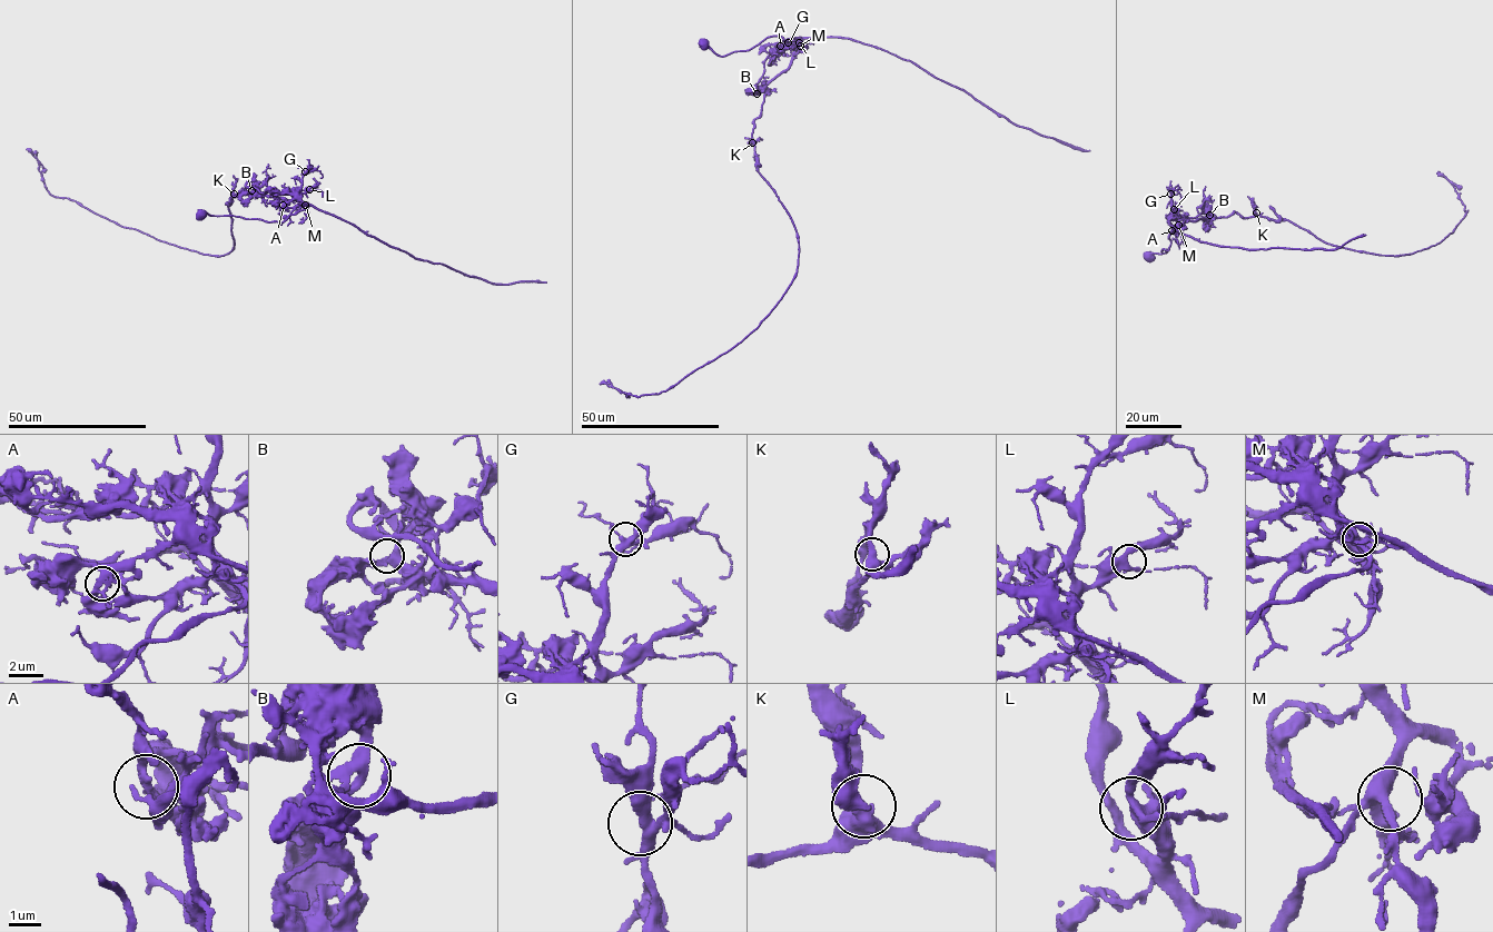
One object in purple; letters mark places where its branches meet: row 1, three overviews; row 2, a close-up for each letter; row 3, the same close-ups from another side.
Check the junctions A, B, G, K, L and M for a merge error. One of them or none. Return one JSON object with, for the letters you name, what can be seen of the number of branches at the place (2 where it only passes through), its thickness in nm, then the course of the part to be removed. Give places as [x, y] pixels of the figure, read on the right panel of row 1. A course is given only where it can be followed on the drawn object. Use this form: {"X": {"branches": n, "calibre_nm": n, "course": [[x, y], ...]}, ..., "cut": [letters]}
{"A": {"branches": 4, "calibre_nm": 280, "course": [[1173, 230], [1169, 222], [1180, 232], [1202, 241], [1251, 249], [1326, 250], [1364, 235]]}, "cut": ["A"]}

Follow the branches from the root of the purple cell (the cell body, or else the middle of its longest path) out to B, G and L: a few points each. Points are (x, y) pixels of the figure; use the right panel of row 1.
B: (1149, 259), (1154, 253), (1167, 253), (1162, 250), (1168, 249), (1168, 237), (1180, 219), (1195, 221), (1209, 215)
G: (1149, 259), (1154, 253), (1167, 253), (1162, 250), (1168, 249), (1168, 237), (1178, 220), (1170, 194)
L: (1149, 259), (1152, 254), (1168, 249), (1168, 237), (1178, 220), (1174, 209)

